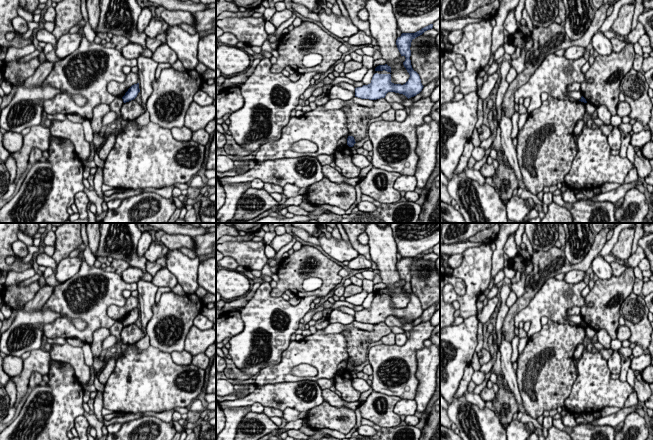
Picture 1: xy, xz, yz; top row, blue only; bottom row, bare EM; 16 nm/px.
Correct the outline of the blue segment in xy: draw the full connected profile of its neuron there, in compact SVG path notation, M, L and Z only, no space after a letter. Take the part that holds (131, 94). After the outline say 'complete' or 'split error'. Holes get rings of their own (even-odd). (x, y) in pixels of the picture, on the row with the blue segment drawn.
M139 83L132 85L125 93L125 95L122 97L123 102L126 103L131 100L134 100L139 92L140 92Z; complete

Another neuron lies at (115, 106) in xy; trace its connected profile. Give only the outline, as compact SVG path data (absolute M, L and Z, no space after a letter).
M117 97L113 102L111 102L109 104L110 106L110 111L113 111L117 114L117 119L120 118L120 111L121 111L121 107L123 105L123 99L120 97Z

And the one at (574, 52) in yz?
M572 46L565 49L564 57L570 60L575 60L584 57L586 49L580 46Z

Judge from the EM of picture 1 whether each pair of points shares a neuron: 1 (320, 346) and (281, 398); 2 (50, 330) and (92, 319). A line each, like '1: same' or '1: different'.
1: different
2: same

